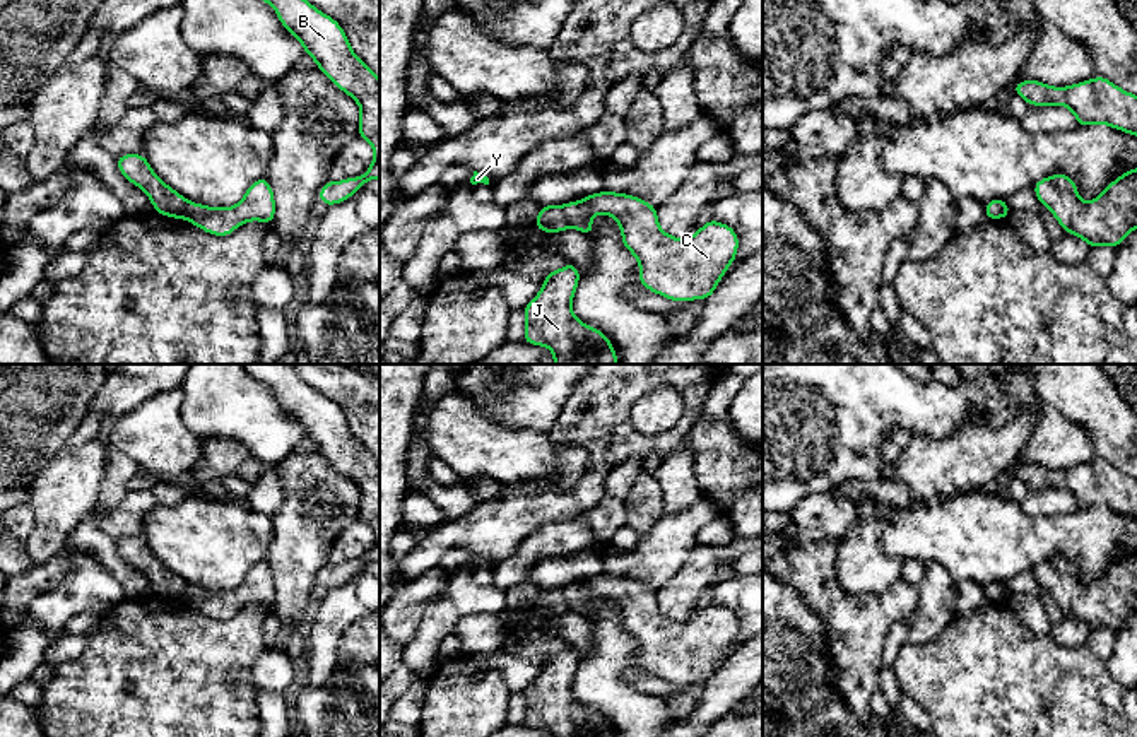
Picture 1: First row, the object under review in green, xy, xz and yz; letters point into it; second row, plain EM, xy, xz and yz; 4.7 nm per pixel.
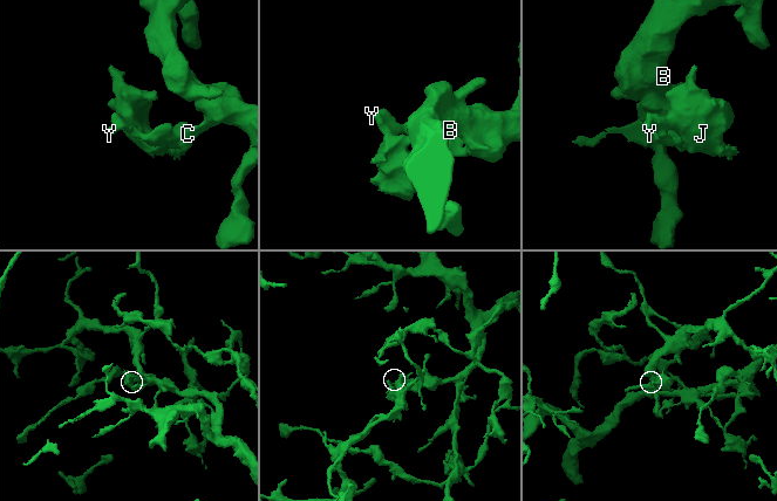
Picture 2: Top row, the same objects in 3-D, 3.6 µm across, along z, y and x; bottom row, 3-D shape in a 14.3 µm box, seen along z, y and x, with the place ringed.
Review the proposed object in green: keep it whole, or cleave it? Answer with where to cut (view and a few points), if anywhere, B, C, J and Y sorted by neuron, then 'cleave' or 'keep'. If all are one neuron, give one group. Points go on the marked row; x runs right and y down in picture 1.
no cut | B C J Y | keep

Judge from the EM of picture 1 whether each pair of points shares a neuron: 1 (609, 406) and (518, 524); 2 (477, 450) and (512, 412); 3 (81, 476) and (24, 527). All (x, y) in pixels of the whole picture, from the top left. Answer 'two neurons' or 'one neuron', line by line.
1: one neuron
2: two neurons
3: two neurons

